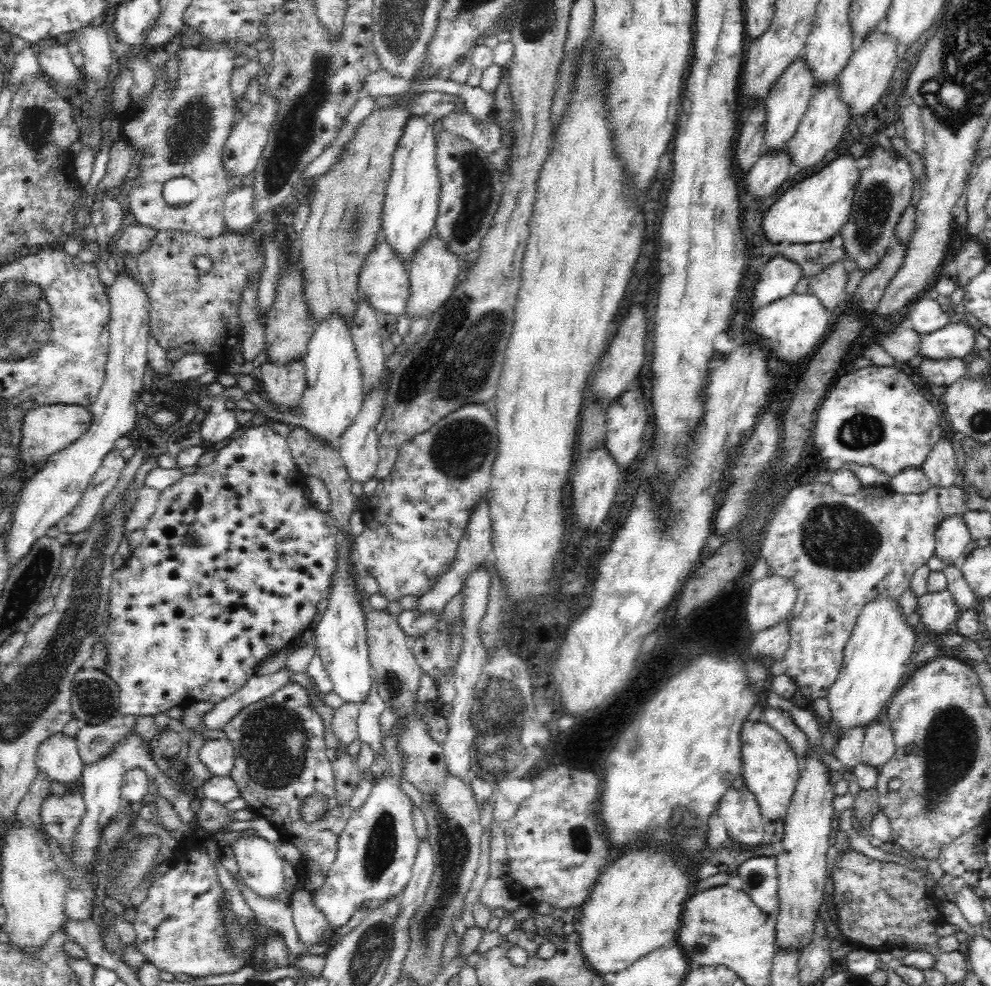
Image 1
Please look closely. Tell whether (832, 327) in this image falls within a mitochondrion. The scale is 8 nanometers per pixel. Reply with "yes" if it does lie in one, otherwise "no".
no

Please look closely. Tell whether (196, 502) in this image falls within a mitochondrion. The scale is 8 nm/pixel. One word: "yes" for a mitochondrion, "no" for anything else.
no

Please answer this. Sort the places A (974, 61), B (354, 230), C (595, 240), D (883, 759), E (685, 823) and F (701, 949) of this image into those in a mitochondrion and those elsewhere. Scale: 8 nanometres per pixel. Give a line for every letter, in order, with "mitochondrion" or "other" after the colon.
A: mitochondrion
B: mitochondrion
C: other
D: other
E: mitochondrion
F: mitochondrion

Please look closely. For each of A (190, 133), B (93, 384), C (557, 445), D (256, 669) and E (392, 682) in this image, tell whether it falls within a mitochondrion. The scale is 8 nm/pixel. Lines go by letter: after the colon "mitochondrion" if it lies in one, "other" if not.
A: mitochondrion
B: other
C: other
D: other
E: mitochondrion

